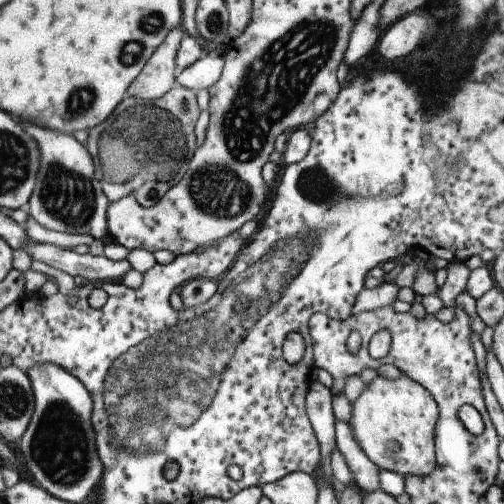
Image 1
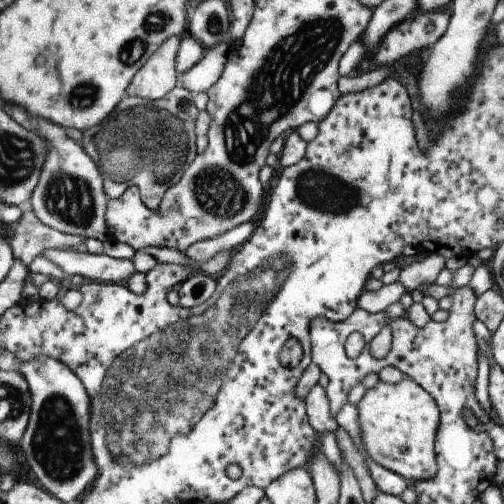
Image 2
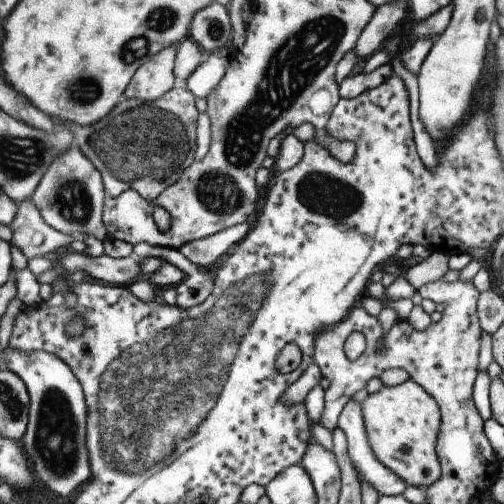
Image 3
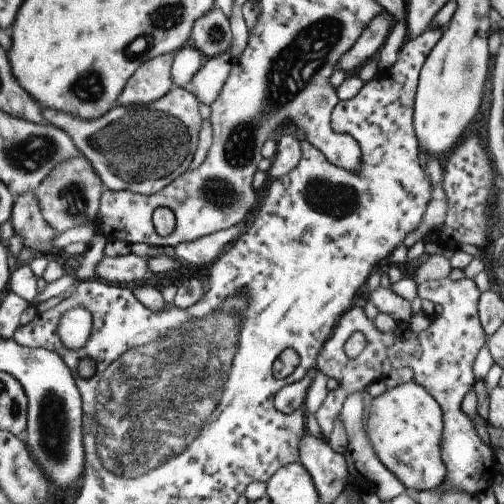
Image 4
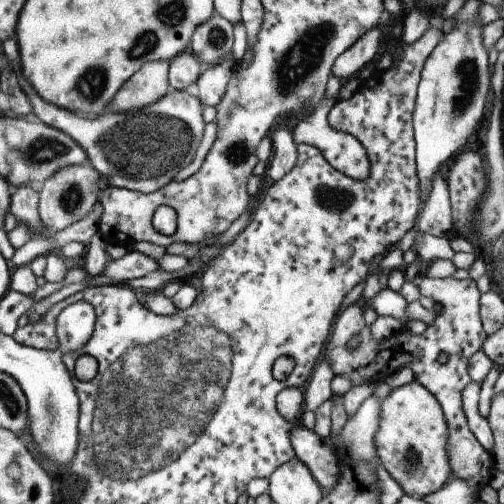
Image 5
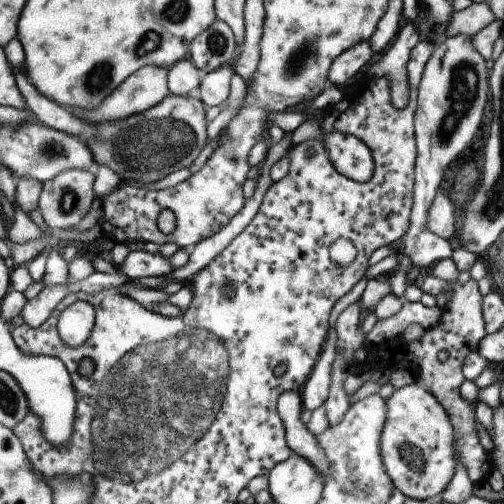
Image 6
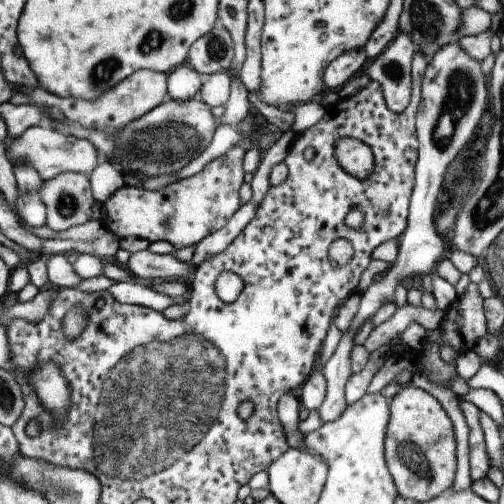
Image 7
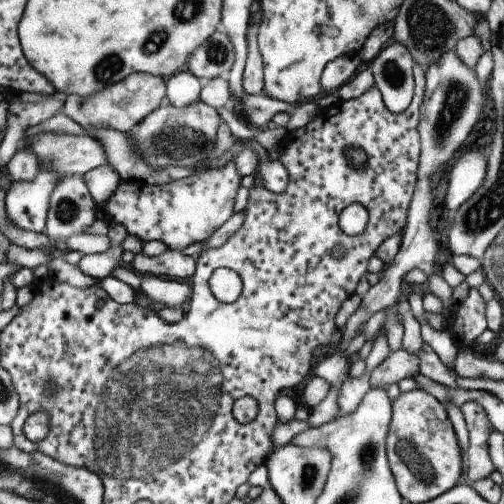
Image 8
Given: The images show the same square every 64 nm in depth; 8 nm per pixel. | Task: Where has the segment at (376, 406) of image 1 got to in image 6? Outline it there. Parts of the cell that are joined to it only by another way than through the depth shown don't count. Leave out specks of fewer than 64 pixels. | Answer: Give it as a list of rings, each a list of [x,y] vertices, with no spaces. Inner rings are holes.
[[[413,382],[385,400],[387,418],[379,438],[381,460],[393,488],[397,488],[405,498],[429,500],[439,496],[451,482],[455,474],[455,450],[453,450],[453,426],[449,416],[437,398],[421,384]]]

